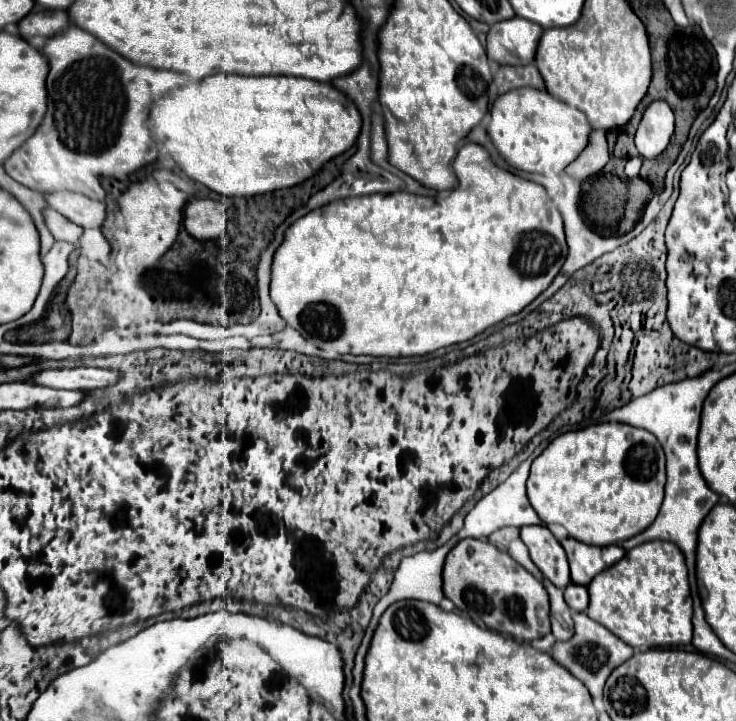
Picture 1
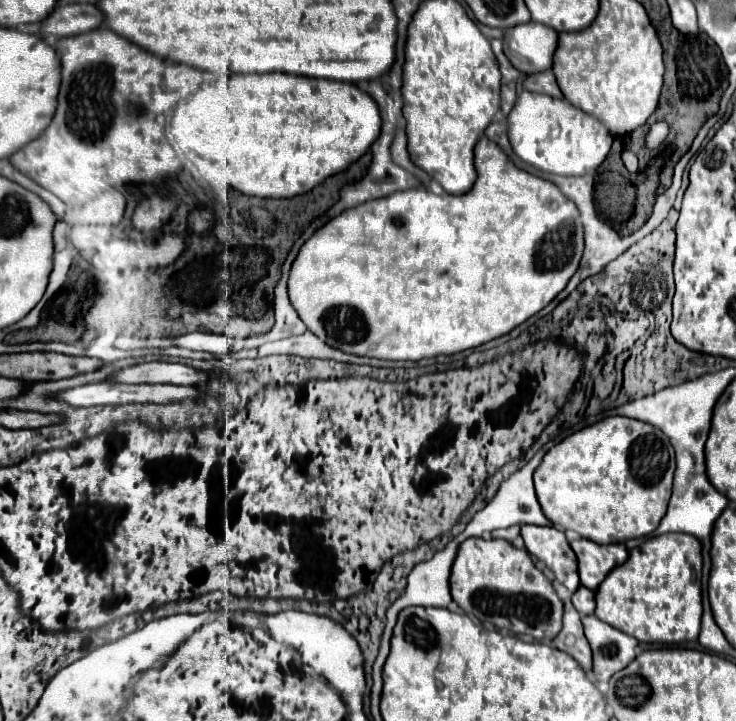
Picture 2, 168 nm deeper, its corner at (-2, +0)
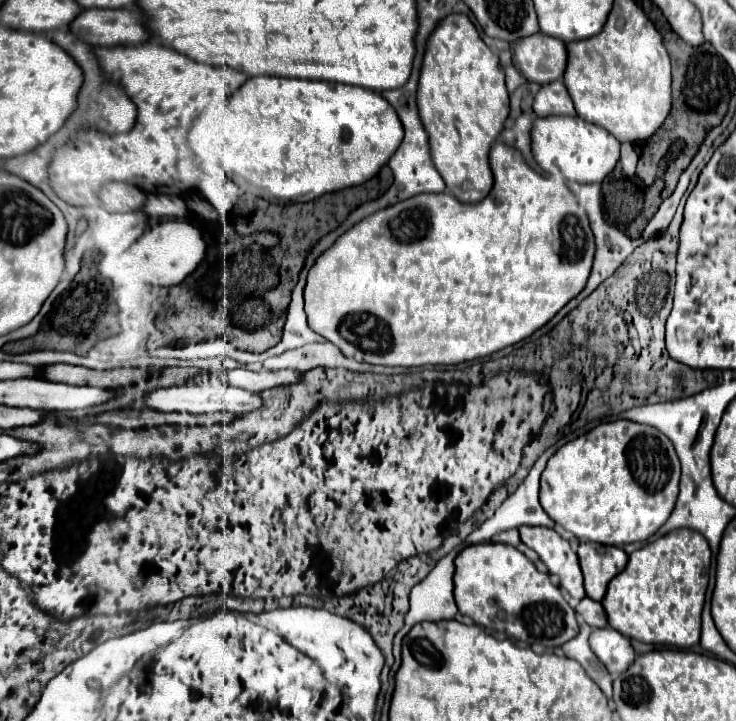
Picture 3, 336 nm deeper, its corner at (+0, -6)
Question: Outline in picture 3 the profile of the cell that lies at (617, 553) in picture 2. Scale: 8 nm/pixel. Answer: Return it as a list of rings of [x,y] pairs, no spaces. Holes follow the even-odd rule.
[[[582,542],[578,546],[578,558],[584,574],[584,590],[592,600],[604,598],[608,582],[622,572],[628,562],[628,554],[622,548],[594,542]]]

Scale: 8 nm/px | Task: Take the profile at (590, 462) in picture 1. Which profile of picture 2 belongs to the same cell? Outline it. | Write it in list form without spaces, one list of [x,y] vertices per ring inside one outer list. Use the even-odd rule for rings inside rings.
[[[610,416],[592,426],[586,426],[572,436],[552,446],[538,470],[534,472],[534,486],[546,518],[560,524],[564,530],[574,530],[598,544],[616,544],[630,538],[640,538],[654,532],[666,514],[672,494],[672,476],[676,470],[674,448],[668,436],[652,424]],[[652,442],[654,442],[654,476],[652,476]]]

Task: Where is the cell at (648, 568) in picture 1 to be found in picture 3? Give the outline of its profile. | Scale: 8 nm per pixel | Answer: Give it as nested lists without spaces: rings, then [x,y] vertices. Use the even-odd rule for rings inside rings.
[[[672,530],[666,536],[650,542],[648,546],[630,554],[626,568],[614,576],[608,584],[608,592],[602,600],[602,606],[608,616],[608,626],[620,630],[624,636],[634,638],[646,644],[666,644],[678,648],[690,648],[700,640],[700,614],[704,606],[704,594],[708,586],[708,568],[710,568],[710,546],[706,538],[694,530]]]

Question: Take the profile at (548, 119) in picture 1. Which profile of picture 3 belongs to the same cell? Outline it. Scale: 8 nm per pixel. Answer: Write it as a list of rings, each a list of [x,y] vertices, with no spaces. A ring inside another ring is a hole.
[[[536,116],[530,130],[530,148],[536,164],[550,176],[562,176],[567,186],[570,182],[600,184],[600,204],[603,206],[601,182],[614,170],[620,154],[620,142],[604,128],[578,116]]]

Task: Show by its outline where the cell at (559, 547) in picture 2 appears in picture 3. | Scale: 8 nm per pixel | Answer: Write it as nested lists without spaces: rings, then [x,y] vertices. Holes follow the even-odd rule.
[[[522,526],[520,538],[540,556],[540,560],[548,566],[548,572],[560,578],[560,586],[572,598],[582,600],[586,596],[582,586],[578,556],[570,548],[568,540],[560,538],[552,528],[542,528],[542,526]]]

